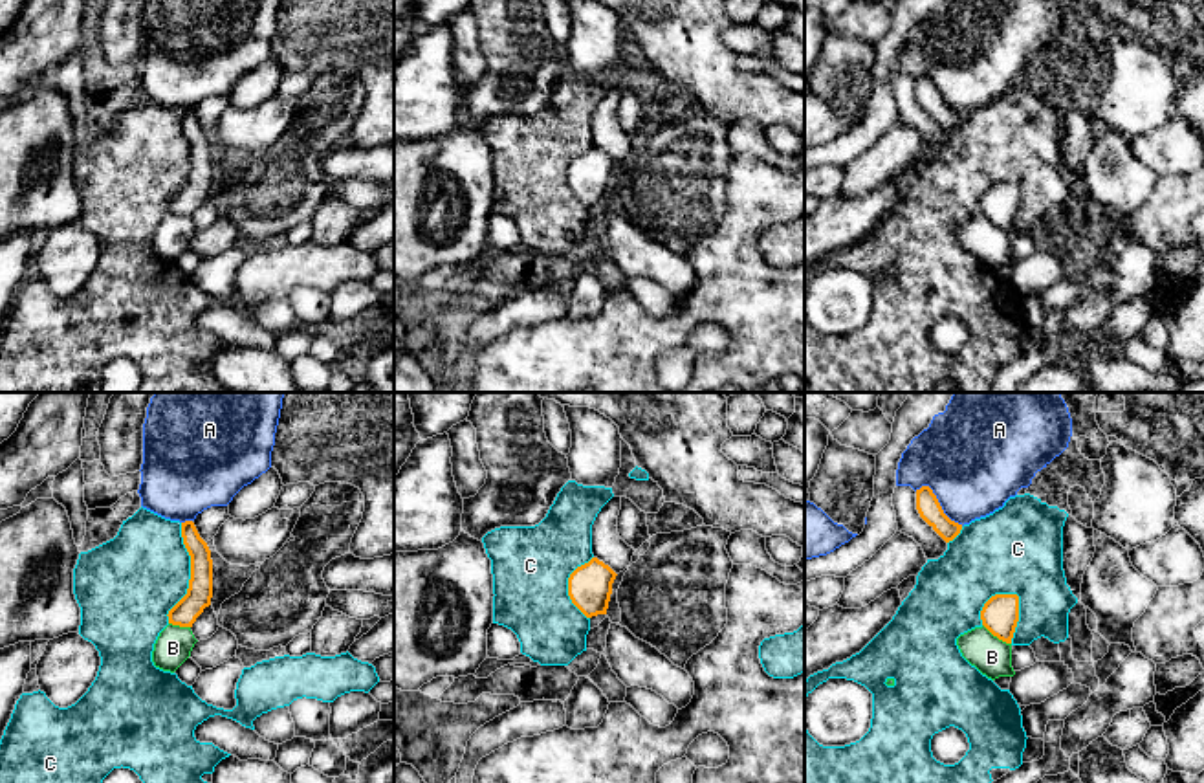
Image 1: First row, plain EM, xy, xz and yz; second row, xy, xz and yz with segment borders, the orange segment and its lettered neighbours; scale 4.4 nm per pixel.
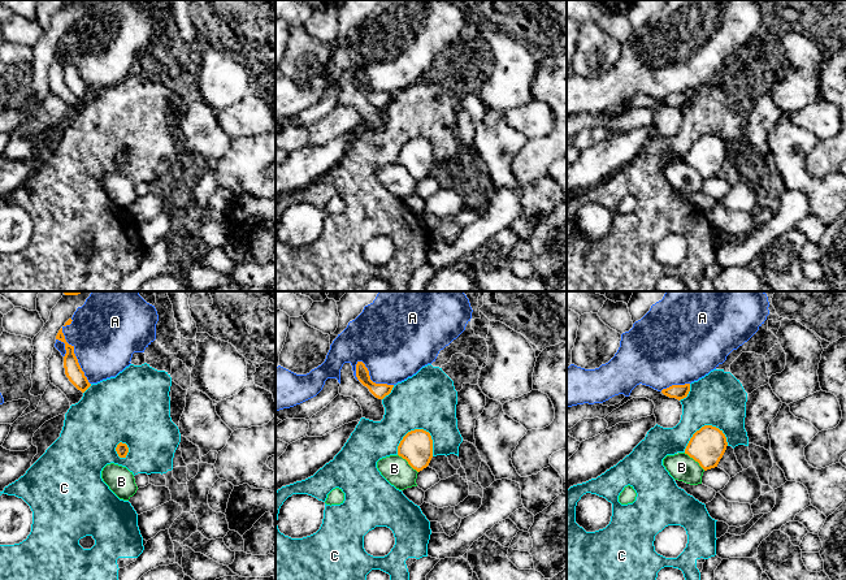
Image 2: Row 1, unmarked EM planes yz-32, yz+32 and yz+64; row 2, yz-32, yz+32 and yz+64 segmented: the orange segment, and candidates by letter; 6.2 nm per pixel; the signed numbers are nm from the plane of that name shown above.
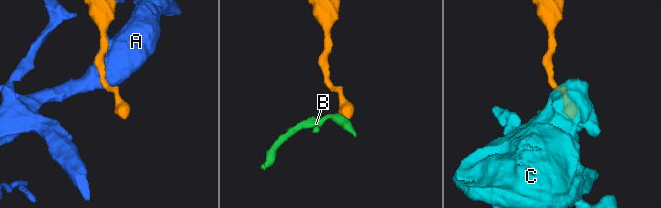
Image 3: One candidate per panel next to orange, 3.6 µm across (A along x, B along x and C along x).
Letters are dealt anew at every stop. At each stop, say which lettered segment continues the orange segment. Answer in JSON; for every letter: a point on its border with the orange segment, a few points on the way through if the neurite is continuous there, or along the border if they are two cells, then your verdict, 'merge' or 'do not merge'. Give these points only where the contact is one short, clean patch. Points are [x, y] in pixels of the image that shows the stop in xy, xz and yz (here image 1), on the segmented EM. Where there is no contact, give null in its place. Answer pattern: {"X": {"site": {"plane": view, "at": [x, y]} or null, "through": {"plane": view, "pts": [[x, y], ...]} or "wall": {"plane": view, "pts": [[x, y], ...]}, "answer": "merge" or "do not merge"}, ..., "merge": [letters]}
{"A": {"site": {"plane": "yz", "at": [939, 503]}, "answer": "do not merge"}, "B": {"site": {"plane": "yz", "at": [997, 637]}, "wall": {"plane": "yz", "pts": [[983, 624], [1010, 644]]}, "answer": "do not merge"}, "C": {"site": {"plane": "yz", "at": [1017, 609]}, "answer": "do not merge"}, "merge": []}

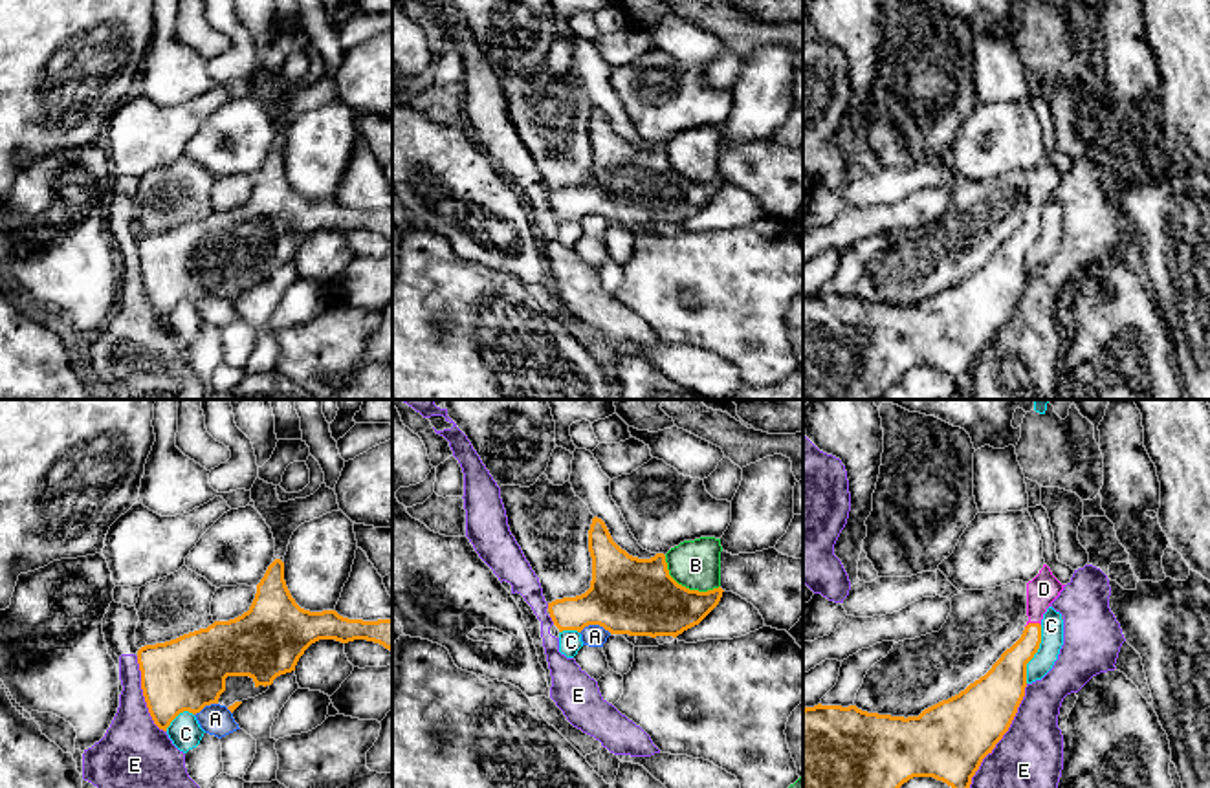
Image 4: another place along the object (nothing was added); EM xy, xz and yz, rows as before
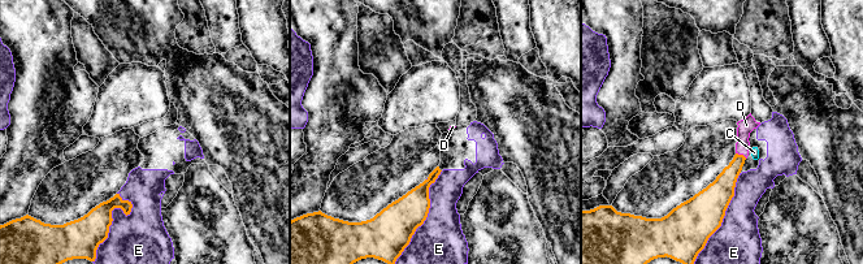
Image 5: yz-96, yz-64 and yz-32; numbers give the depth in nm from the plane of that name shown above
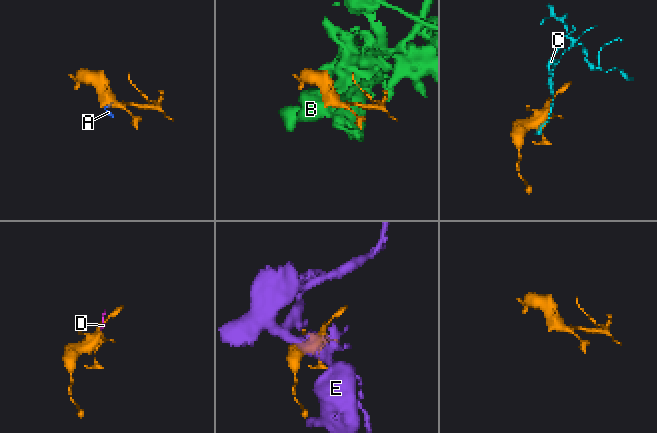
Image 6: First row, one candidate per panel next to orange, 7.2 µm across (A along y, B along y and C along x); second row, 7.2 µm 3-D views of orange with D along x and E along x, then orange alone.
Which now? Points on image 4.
{"A": {"site": {"plane": "xz", "at": [596, 623]}, "answer": "do not merge"}, "B": {"site": {"plane": "xz", "at": [684, 587]}, "answer": "do not merge"}, "C": {"site": {"plane": "yz", "at": [1034, 653]}, "answer": "do not merge"}, "D": {"site": {"plane": "yz", "at": [1033, 623]}, "through": {"plane": "yz", "pts": [[1009, 675], [1033, 623], [1038, 596], [1044, 589]]}, "answer": "merge"}, "E": {"site": {"plane": "yz", "at": [1003, 733]}, "answer": "do not merge"}, "merge": ["D"]}

